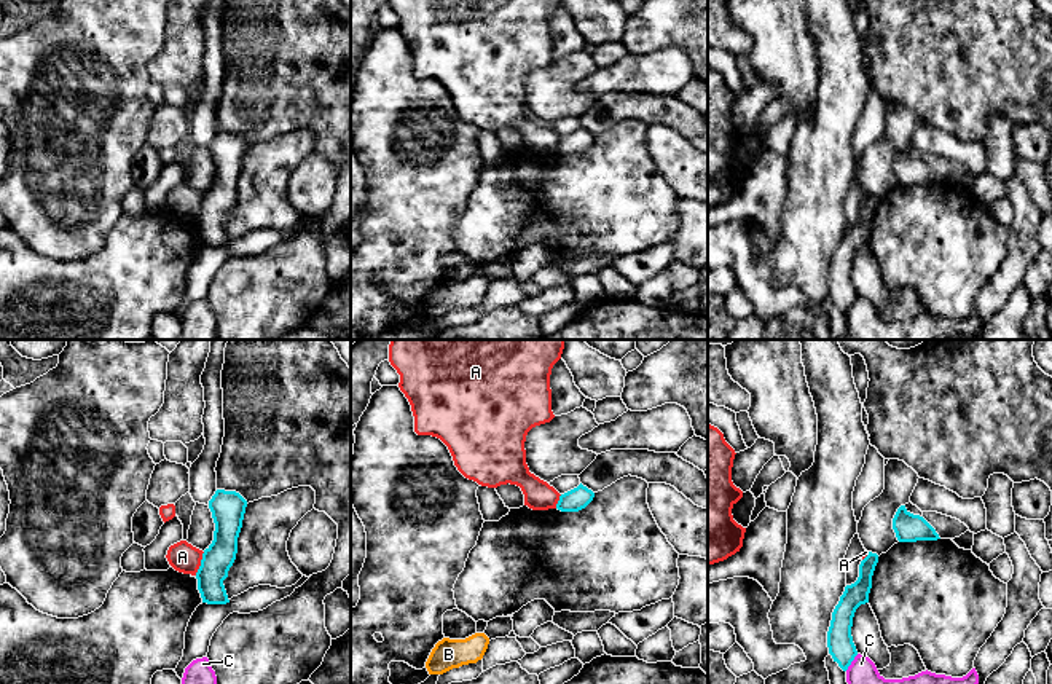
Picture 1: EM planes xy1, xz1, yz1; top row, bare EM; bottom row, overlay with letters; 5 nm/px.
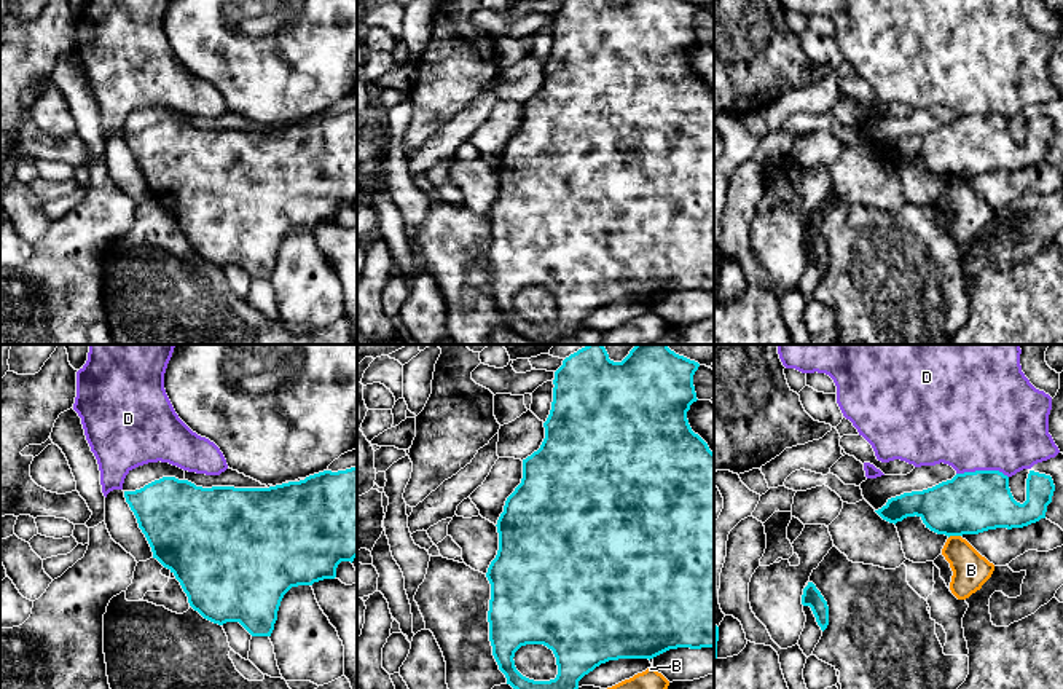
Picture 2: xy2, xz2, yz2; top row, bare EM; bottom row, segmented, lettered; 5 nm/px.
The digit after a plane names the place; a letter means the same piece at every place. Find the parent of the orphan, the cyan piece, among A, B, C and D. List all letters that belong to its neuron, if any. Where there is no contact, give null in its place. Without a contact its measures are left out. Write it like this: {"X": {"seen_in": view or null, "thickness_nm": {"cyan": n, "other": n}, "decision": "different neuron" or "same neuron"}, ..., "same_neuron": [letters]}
{"A": {"seen_in": "xy1", "thickness_nm": {"cyan": 150, "other": 150}, "decision": "different neuron"}, "B": {"seen_in": "yz2", "thickness_nm": {"cyan": 320, "other": 180}, "decision": "different neuron"}, "C": {"seen_in": "yz1", "thickness_nm": {"cyan": 130, "other": 240}, "decision": "different neuron"}, "D": {"seen_in": "yz2", "thickness_nm": {"cyan": 320, "other": 500}, "decision": "same neuron"}, "same_neuron": ["D"]}

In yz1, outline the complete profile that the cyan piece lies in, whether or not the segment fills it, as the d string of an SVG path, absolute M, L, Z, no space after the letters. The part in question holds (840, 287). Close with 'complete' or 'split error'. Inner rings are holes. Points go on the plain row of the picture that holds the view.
M869 195L859 207L859 220L854 226L846 228L838 247L832 255L830 269L827 274L827 290L834 305L846 314L858 298L851 279L853 260L861 247L869 246L872 231L872 218L878 206L878 198Z | complete

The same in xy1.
M217 132L209 143L215 166L214 183L204 193L196 215L198 233L202 246L230 246L223 223L237 196L237 180L242 171L247 143L236 134Z | complete

